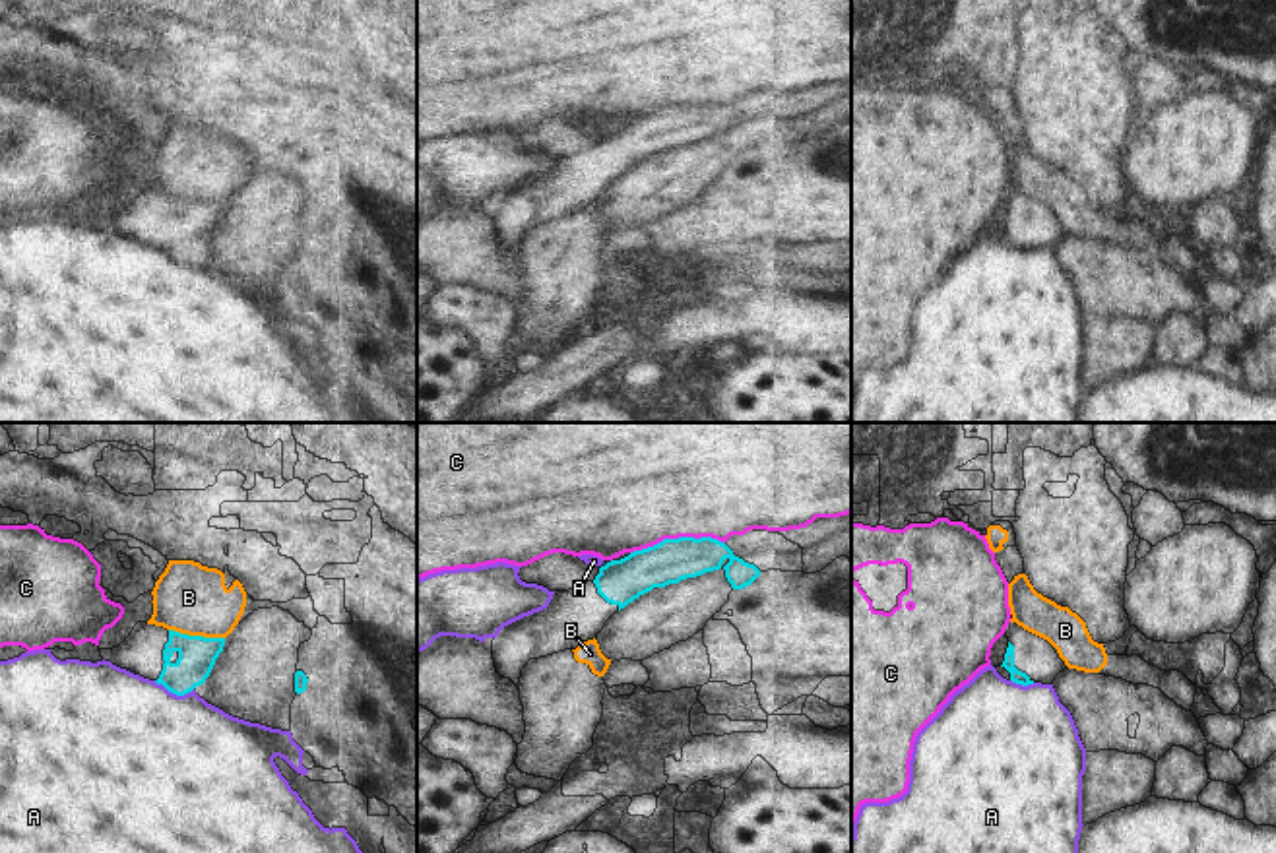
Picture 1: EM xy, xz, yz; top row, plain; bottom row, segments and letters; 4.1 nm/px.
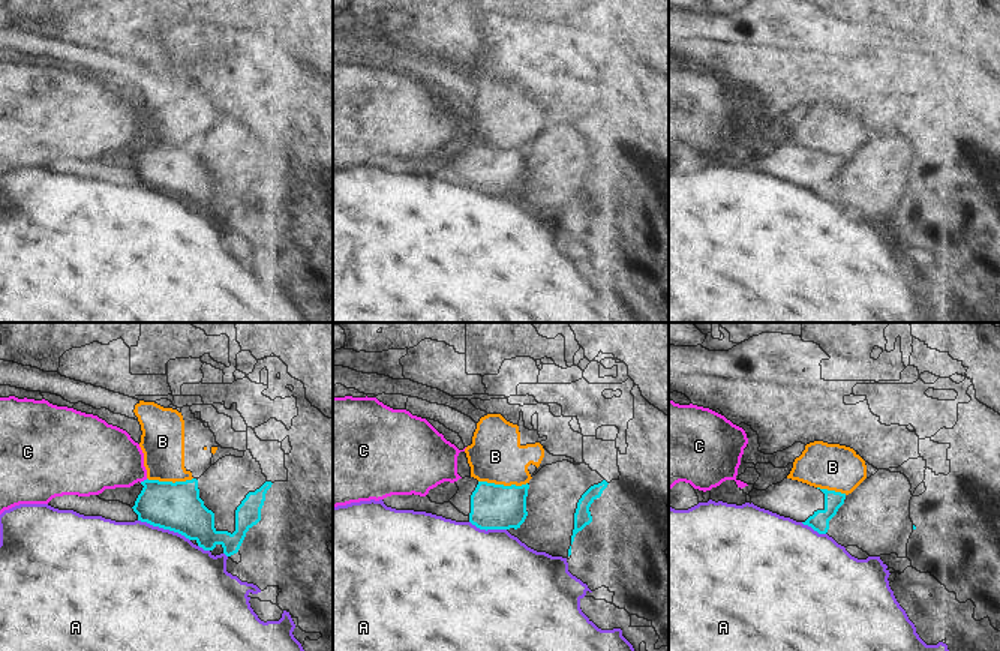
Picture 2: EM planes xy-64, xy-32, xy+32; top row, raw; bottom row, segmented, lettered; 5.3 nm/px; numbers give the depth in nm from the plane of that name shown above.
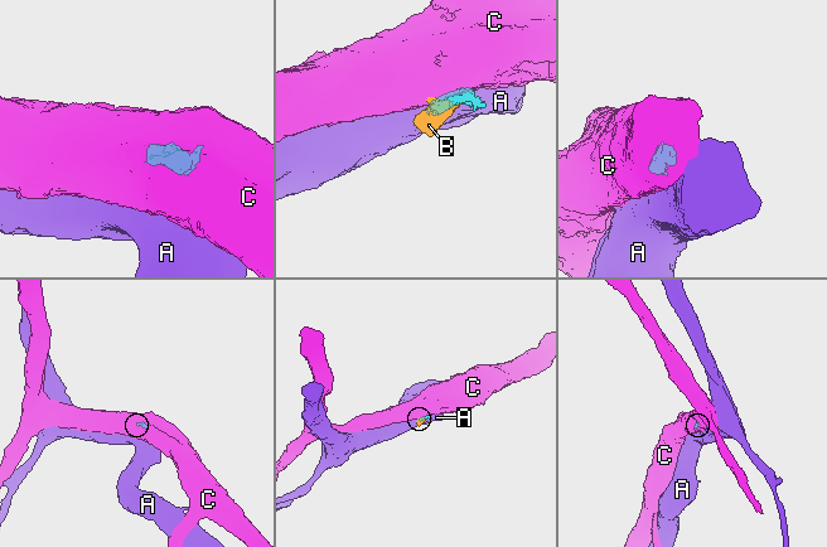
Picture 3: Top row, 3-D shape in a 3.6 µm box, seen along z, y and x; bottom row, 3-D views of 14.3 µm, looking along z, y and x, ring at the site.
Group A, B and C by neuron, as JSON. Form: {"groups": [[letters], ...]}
{"groups": [["A"], ["B"], ["C"]]}

